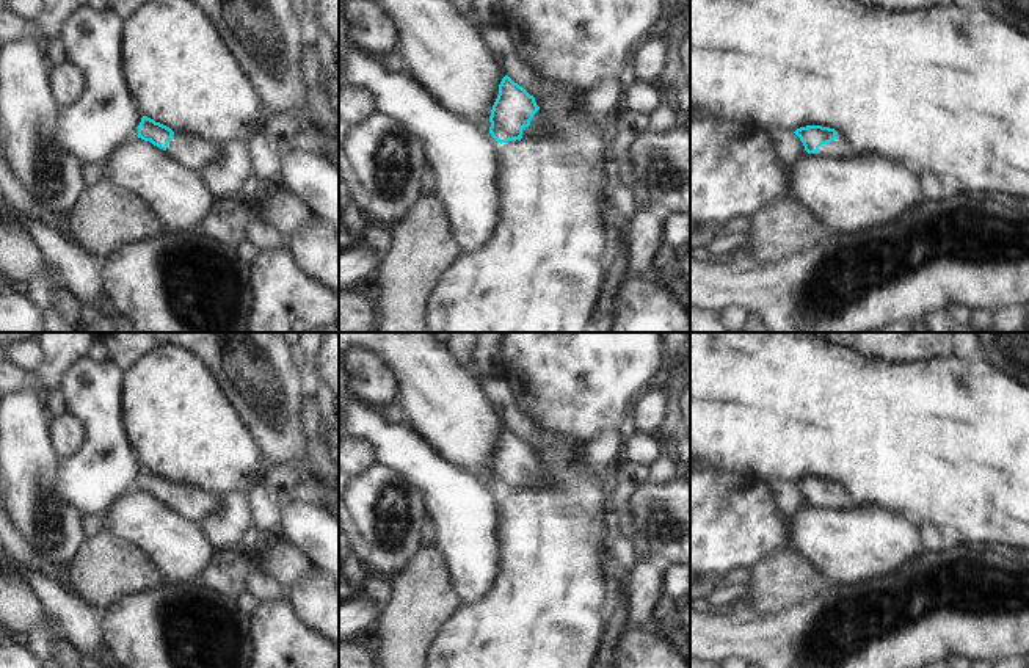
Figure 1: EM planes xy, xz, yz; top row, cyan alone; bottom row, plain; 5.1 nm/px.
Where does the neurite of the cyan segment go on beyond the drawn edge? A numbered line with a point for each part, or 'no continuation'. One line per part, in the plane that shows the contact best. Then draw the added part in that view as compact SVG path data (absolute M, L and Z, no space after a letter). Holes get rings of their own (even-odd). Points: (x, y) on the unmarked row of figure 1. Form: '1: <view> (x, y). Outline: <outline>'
1: xz (538, 477). Outline: M538 461L529 478L522 480L522 489L529 489L529 488L544 488L549 483L549 474L547 469Z

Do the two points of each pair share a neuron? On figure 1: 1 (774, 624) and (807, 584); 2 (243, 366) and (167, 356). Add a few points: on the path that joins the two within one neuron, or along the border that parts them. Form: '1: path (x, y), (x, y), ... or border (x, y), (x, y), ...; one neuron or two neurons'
1: border (819, 591), (780, 610), (759, 610), (750, 606); two neurons
2: border (185, 348), (198, 356), (220, 388); two neurons

